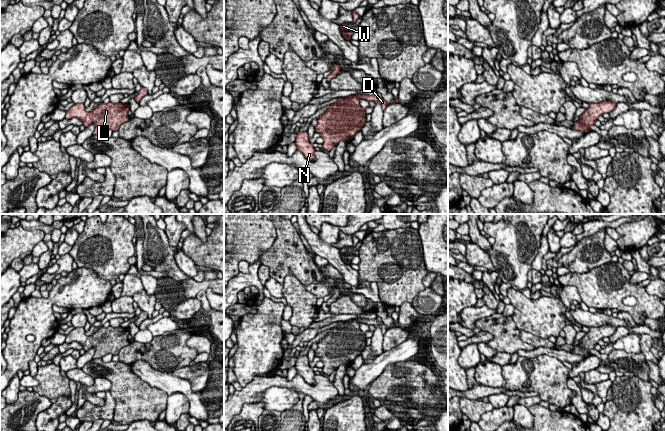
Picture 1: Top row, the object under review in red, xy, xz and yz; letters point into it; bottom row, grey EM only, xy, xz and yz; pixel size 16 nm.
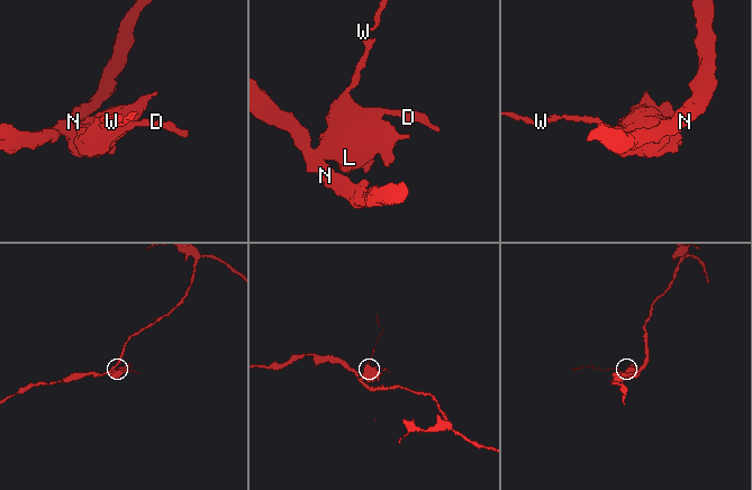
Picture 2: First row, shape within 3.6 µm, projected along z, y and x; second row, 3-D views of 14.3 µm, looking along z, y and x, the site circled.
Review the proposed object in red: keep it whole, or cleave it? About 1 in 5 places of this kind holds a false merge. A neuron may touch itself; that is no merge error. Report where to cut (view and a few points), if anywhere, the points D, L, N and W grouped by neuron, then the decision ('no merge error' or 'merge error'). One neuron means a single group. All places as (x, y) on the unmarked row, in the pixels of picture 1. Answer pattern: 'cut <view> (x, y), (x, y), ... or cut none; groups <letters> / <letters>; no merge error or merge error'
cut none; groups D L N W; no merge error

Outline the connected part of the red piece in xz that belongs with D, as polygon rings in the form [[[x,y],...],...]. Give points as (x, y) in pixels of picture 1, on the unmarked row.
[[[365,318],[351,319],[328,329],[327,335],[317,343],[318,348],[314,351],[324,364],[322,373],[329,376],[340,365],[350,365],[358,355],[361,355],[366,347],[365,332],[359,328],[361,322],[379,326],[383,335],[390,329],[377,319]]]

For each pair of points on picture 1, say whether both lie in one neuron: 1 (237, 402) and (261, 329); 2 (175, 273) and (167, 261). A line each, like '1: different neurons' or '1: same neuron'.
1: different neurons
2: same neuron

